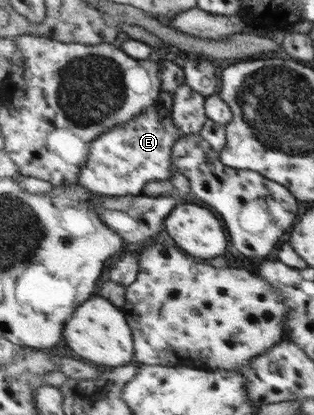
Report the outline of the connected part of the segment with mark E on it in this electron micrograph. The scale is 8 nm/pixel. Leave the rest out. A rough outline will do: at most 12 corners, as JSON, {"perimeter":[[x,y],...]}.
{"perimeter":[[159,101],[92,143],[79,183],[139,196],[184,136]]}

